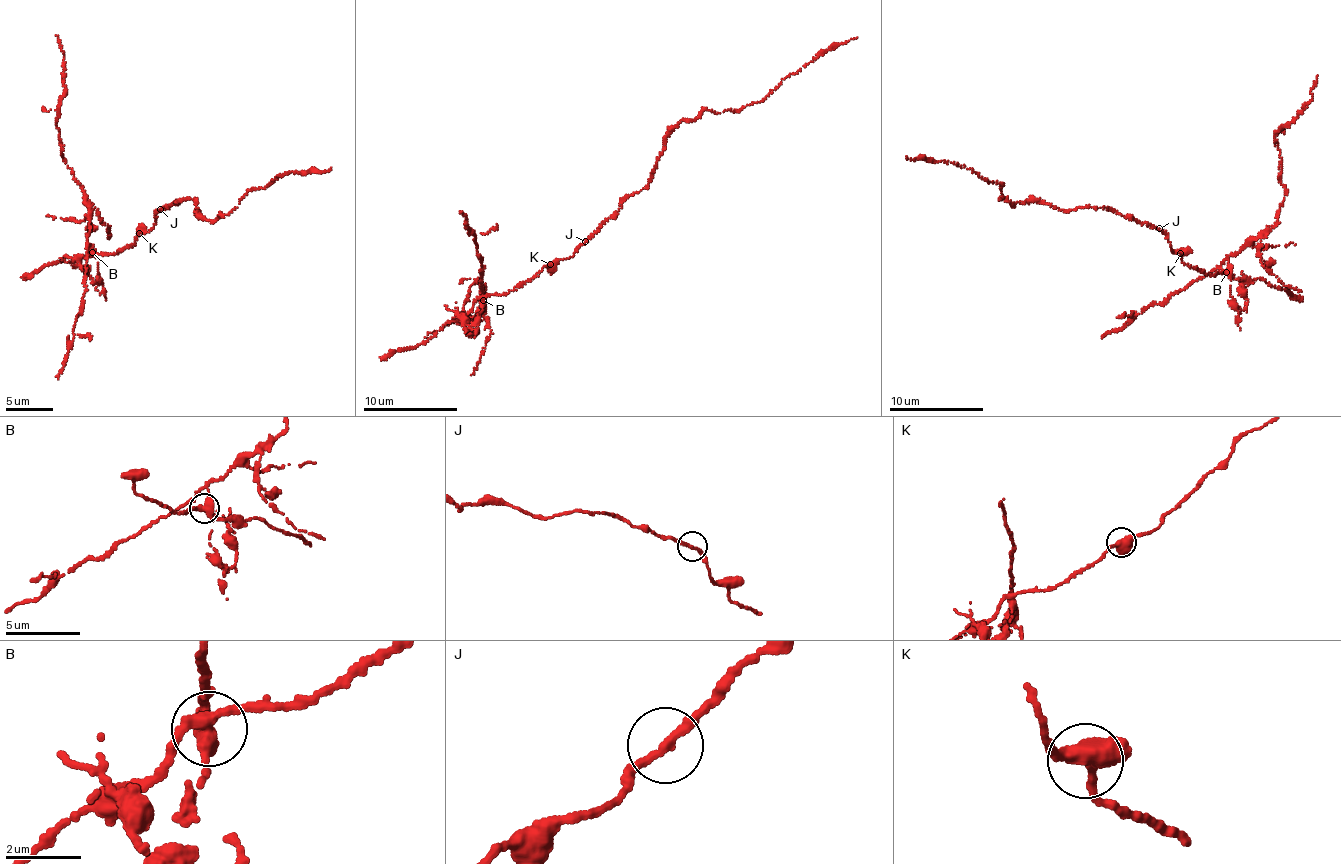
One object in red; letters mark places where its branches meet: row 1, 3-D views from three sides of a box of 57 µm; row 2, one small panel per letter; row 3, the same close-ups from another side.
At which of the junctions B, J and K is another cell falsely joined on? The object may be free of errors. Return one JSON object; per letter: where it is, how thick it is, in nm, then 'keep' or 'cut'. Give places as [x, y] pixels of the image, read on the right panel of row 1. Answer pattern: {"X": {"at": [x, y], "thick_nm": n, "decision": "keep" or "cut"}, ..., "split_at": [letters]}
{"B": {"at": [1226, 272], "thick_nm": 380, "decision": "cut"}, "J": {"at": [1159, 228], "thick_nm": 240, "decision": "keep"}, "K": {"at": [1180, 253], "thick_nm": 380, "decision": "keep"}, "split_at": ["B"]}

